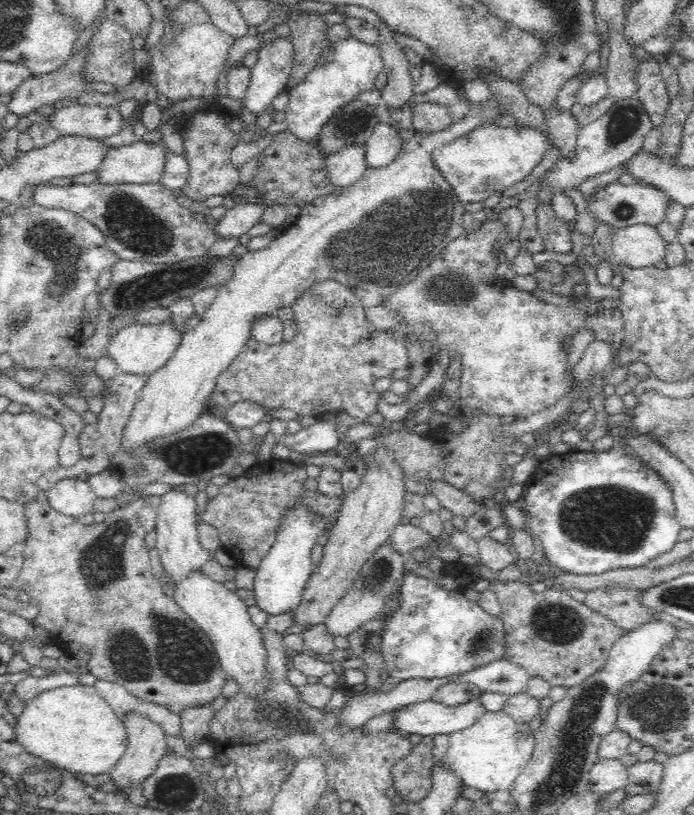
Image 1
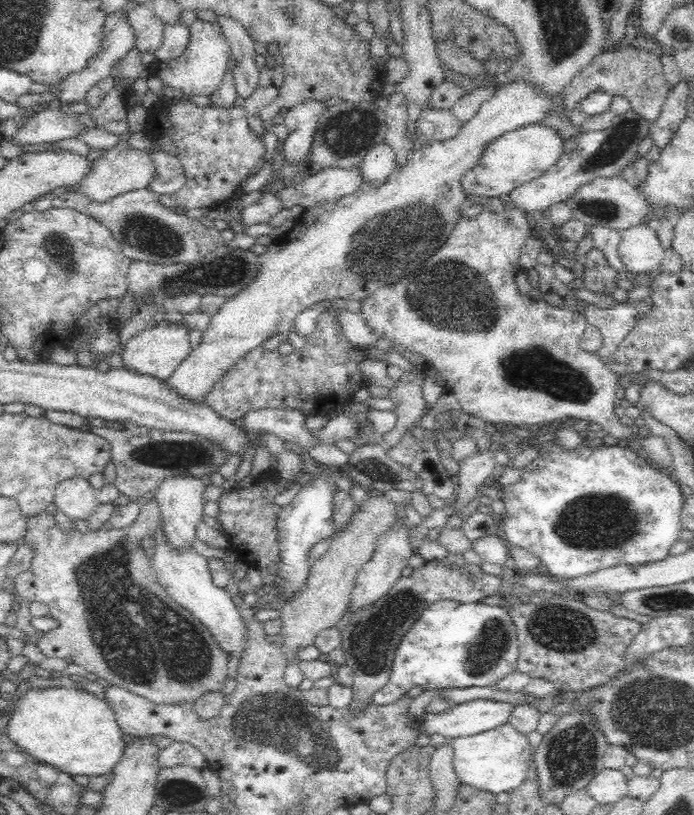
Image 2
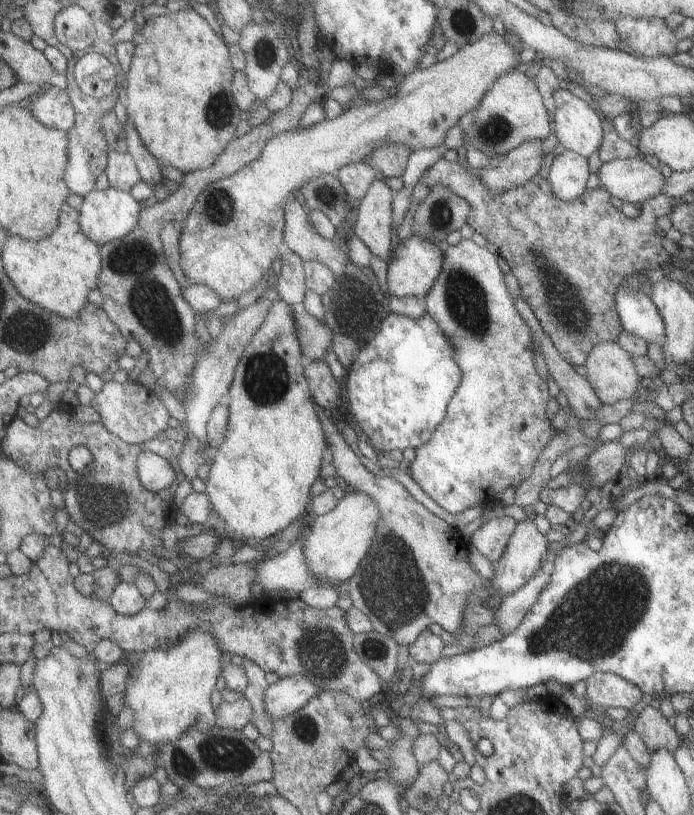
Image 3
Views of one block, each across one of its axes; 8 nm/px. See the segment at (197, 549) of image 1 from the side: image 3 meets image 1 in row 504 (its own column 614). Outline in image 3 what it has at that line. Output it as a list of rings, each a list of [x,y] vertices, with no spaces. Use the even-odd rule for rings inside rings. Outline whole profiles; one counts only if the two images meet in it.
[[[643,156],[602,162],[596,170],[601,189],[623,203],[643,201],[660,194],[664,178]]]

